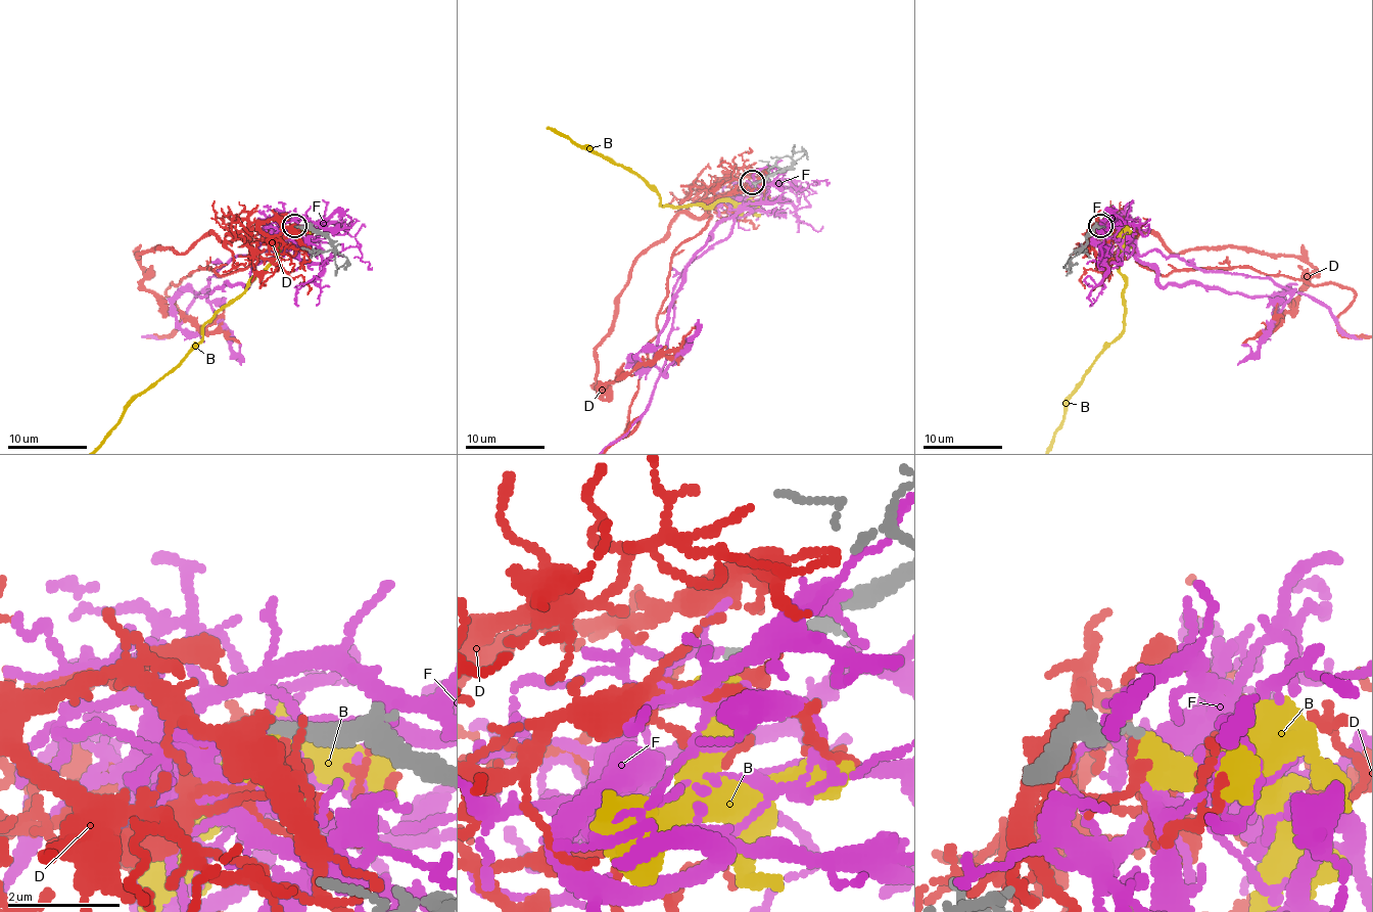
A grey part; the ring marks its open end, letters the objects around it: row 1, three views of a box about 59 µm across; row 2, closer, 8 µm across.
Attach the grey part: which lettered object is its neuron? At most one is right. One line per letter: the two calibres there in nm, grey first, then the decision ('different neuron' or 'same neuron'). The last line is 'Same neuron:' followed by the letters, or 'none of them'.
B: 260/600 nm | different neuron
D: 280/140 nm | different neuron
F: 240/130 nm | same neuron
Same neuron: F

